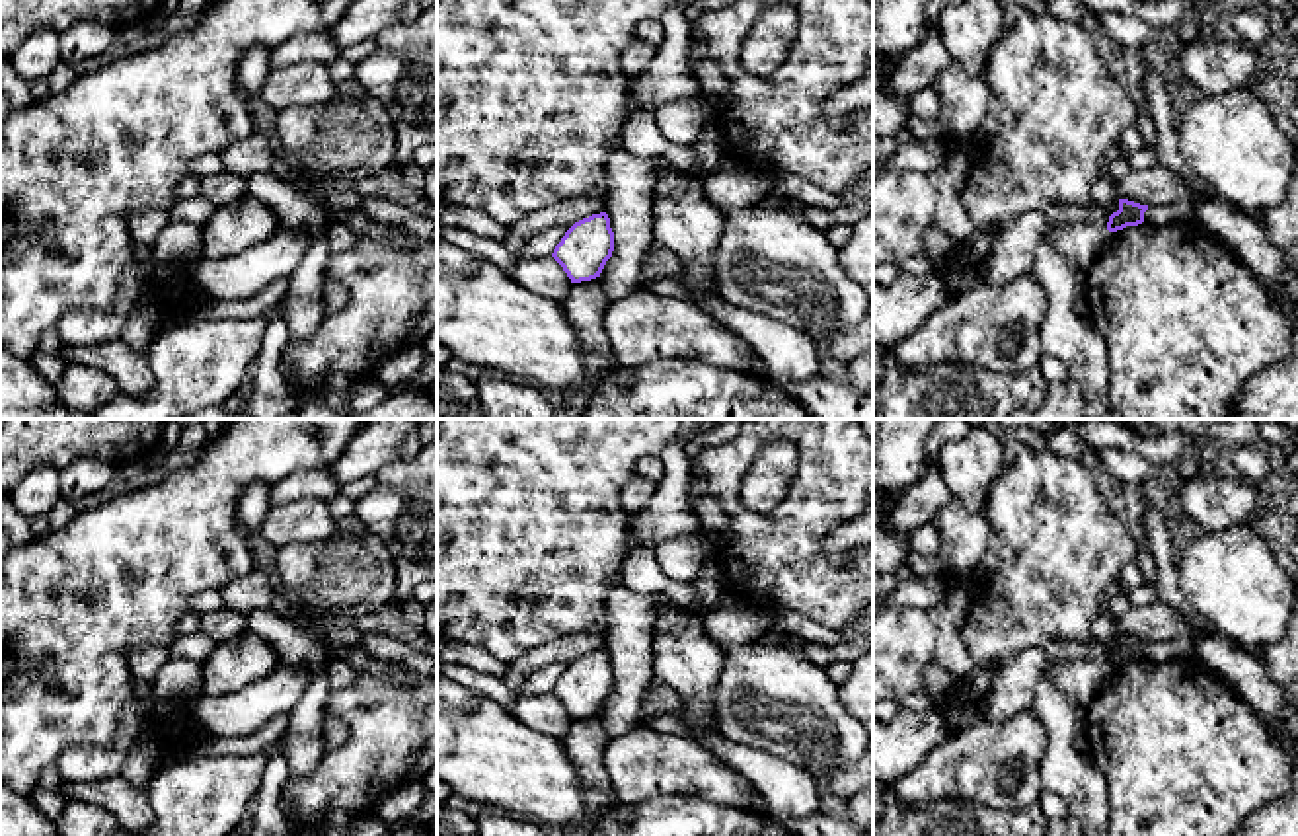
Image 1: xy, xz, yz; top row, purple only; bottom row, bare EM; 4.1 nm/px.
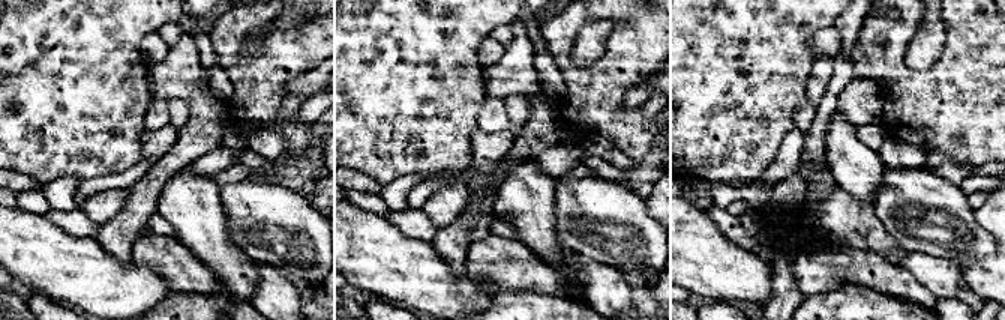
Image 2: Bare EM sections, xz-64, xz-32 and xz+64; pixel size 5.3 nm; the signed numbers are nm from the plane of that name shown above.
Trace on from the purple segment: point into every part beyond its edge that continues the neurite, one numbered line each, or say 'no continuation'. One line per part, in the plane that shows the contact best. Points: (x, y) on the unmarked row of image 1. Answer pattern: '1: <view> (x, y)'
no continuation

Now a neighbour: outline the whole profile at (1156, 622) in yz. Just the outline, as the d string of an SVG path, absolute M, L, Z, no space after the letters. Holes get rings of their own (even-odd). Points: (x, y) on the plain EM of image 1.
M1156 600L1148 606L1130 606L1123 616L1115 618L1119 635L1128 635L1140 641L1195 641L1195 627L1173 606Z

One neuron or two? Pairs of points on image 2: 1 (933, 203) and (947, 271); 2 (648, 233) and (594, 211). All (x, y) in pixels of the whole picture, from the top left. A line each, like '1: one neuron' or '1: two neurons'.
1: two neurons
2: one neuron

